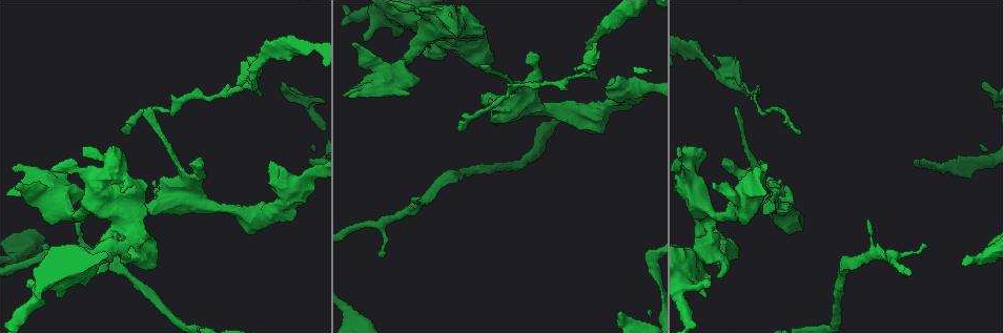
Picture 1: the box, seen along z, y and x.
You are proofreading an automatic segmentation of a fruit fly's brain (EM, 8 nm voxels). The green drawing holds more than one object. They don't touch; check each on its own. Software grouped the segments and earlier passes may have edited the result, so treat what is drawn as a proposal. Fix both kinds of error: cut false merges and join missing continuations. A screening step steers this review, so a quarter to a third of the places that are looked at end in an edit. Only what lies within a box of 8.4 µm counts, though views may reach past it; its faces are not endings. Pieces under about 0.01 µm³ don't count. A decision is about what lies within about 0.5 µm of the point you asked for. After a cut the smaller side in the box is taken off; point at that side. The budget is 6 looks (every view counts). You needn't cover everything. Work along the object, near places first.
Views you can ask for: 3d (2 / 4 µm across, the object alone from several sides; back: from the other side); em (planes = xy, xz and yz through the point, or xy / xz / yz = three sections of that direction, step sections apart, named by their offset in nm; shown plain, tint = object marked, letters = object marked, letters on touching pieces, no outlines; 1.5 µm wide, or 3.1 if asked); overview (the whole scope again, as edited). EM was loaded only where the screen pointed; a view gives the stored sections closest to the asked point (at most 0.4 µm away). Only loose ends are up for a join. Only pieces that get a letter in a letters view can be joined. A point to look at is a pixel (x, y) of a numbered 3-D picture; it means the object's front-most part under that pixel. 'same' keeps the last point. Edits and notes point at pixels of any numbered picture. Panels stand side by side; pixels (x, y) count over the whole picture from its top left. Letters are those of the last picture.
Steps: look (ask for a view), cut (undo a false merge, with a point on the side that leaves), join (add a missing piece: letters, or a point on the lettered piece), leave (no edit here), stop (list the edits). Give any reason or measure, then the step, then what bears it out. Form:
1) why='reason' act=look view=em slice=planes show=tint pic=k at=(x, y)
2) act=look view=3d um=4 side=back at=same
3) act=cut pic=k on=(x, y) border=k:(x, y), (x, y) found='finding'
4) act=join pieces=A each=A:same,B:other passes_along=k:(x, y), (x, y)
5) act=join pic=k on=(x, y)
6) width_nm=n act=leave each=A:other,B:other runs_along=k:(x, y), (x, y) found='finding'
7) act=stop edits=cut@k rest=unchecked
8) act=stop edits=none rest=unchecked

why='tapers out' act=look view=em slice=planes show=plain pic=1 at=(457, 129)

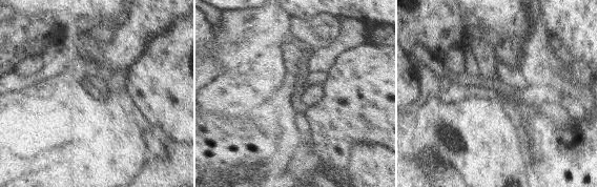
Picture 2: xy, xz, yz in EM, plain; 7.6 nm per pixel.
act=look view=em slice=planes show=letters at=same

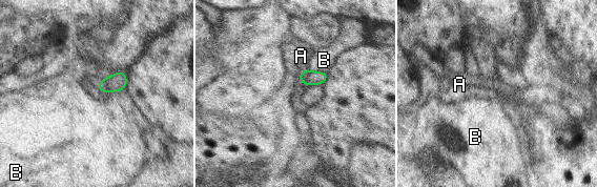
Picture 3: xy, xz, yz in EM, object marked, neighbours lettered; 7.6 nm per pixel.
act=leave each=A:other,B:other border=3:(95, 85), (102, 92), (126, 88) found='no lettered piece goes on from it'

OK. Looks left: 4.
why='an open end' act=look view=em slice=xz step=8 show=letters pic=1 at=(488, 65)

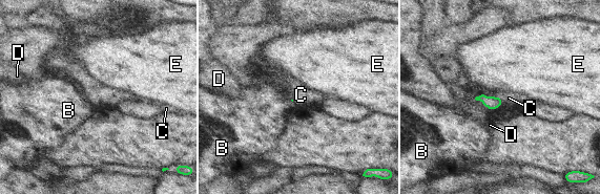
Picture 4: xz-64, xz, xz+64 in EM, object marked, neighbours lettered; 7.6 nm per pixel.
act=leave each=B:other,C:other,D:other,E:other border=4:(498, 94), (503, 103) found='no lettered piece goes on from it'

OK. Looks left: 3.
why='an open end' act=look view=em slice=planes show=letters pic=1 at=(536, 54)

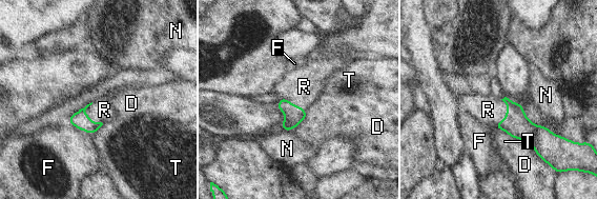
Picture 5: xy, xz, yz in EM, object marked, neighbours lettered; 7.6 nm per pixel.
act=join pieces=R each=D:other,F:other,N:other,R:same,T:other passes_along=5:(516, 124), (507, 115), (488, 110) found='it goes on there'

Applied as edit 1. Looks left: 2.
act=stop edits=join@5 rest=unchecked

